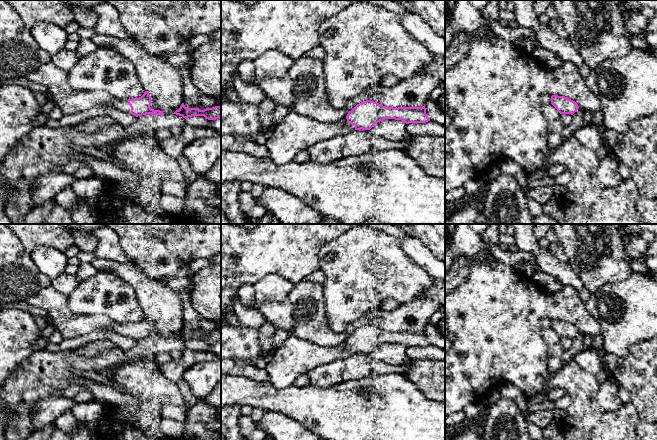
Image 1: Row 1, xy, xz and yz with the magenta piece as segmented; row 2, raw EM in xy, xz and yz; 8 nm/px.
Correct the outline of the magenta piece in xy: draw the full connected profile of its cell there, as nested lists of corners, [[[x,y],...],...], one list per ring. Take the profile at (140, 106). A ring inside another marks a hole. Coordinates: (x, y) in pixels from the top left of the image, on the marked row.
[[[0,0],[0,80],[15,78],[26,78],[43,84],[64,115],[103,106],[136,117],[164,114],[150,107],[151,96],[147,91],[139,98],[117,99],[103,90],[73,89],[68,83],[68,73],[57,67],[51,55],[39,47],[8,2]]]

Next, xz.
[[[367,100],[357,104],[339,122],[320,122],[297,113],[288,113],[267,139],[269,158],[277,165],[292,161],[302,150],[311,145],[353,130],[370,130],[385,119],[401,120],[409,123],[430,121],[425,105],[422,107],[386,107]]]

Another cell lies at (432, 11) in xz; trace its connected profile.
[[[394,0],[415,13],[439,36],[445,38],[445,0]]]

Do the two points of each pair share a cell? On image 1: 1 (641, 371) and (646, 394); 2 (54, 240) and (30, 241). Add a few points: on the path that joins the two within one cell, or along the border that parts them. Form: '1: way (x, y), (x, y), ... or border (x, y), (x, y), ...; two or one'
1: way (646, 377), (646, 388); one
2: way (48, 240), (36, 240); one

